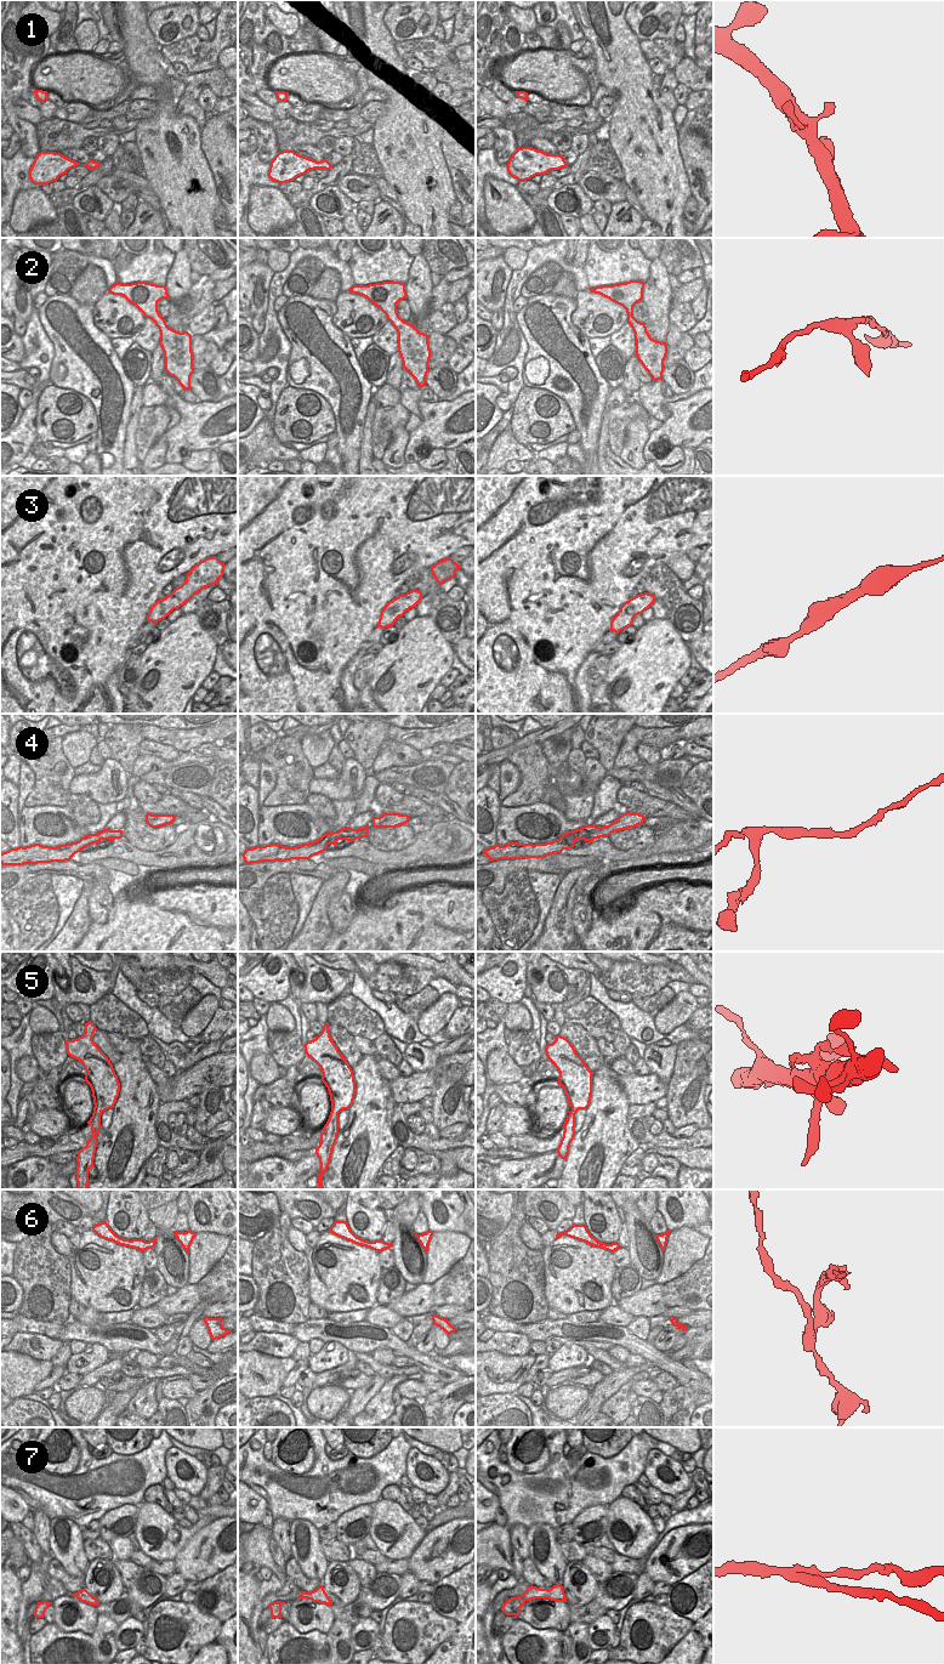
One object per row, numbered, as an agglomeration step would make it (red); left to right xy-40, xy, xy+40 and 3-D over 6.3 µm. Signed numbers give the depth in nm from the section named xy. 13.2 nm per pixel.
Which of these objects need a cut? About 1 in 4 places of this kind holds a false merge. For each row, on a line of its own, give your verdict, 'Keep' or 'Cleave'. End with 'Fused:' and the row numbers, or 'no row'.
1: Keep
2: Keep
3: Keep
4: Keep
5: Cleave
6: Keep
7: Cleave
Fused: 5, 7.

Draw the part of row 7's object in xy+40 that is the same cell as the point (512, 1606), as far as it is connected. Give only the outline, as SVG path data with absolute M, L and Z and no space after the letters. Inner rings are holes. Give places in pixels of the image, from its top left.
M527 1586L527 1590L517 1597L508 1598L501 1607L501 1611L506 1615L514 1615L516 1618L521 1614L521 1607L530 1600L542 1598L546 1596L548 1589L540 1589L536 1586Z

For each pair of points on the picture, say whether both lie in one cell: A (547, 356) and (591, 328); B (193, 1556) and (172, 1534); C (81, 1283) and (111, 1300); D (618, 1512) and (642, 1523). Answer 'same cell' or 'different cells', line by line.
A: different cells
B: different cells
C: same cell
D: same cell

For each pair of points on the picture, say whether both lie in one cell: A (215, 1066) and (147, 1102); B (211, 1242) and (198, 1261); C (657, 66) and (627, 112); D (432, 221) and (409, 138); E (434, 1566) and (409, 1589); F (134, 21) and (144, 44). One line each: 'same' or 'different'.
A: different
B: same
C: different
D: same
E: different
F: same

